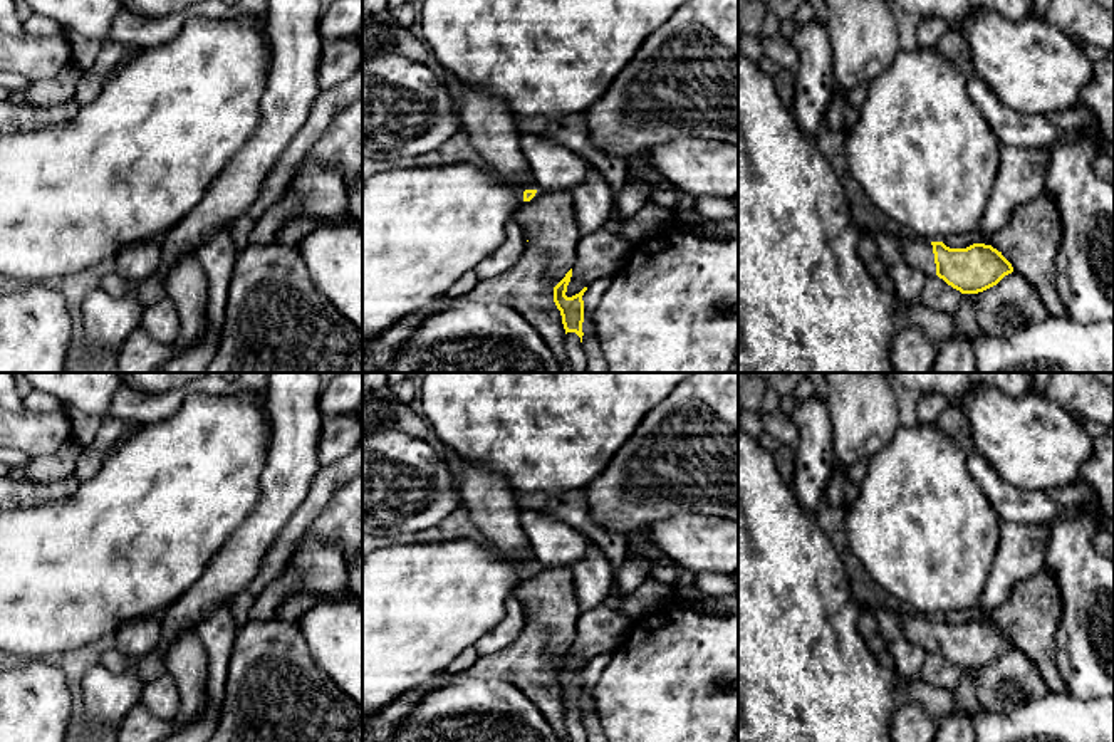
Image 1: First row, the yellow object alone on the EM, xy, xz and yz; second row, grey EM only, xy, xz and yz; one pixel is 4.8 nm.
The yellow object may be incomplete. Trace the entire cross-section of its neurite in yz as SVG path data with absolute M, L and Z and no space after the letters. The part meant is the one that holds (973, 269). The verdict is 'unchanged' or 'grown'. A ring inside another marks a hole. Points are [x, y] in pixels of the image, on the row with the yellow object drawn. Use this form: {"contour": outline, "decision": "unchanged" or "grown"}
{"contour": "M908 232L899 233L903 257L926 277L938 275L961 294L978 294L1013 272L1012 264L992 245L973 243L950 248Z", "decision": "grown"}

